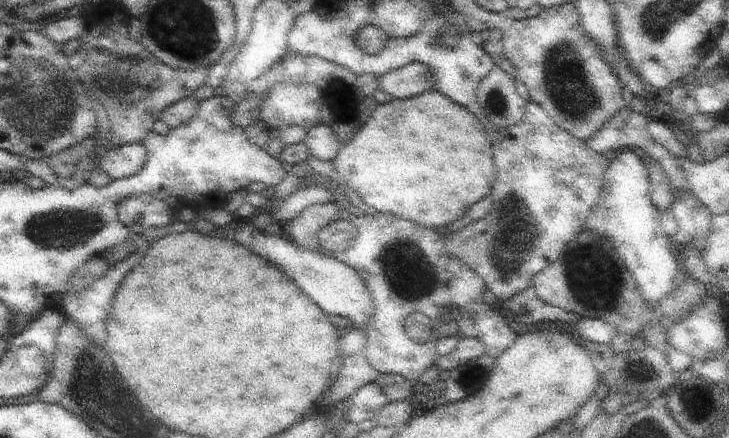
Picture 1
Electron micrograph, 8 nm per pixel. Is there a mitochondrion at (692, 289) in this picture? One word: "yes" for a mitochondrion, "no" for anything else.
no

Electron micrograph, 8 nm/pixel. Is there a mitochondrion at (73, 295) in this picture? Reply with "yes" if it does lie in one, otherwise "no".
no

